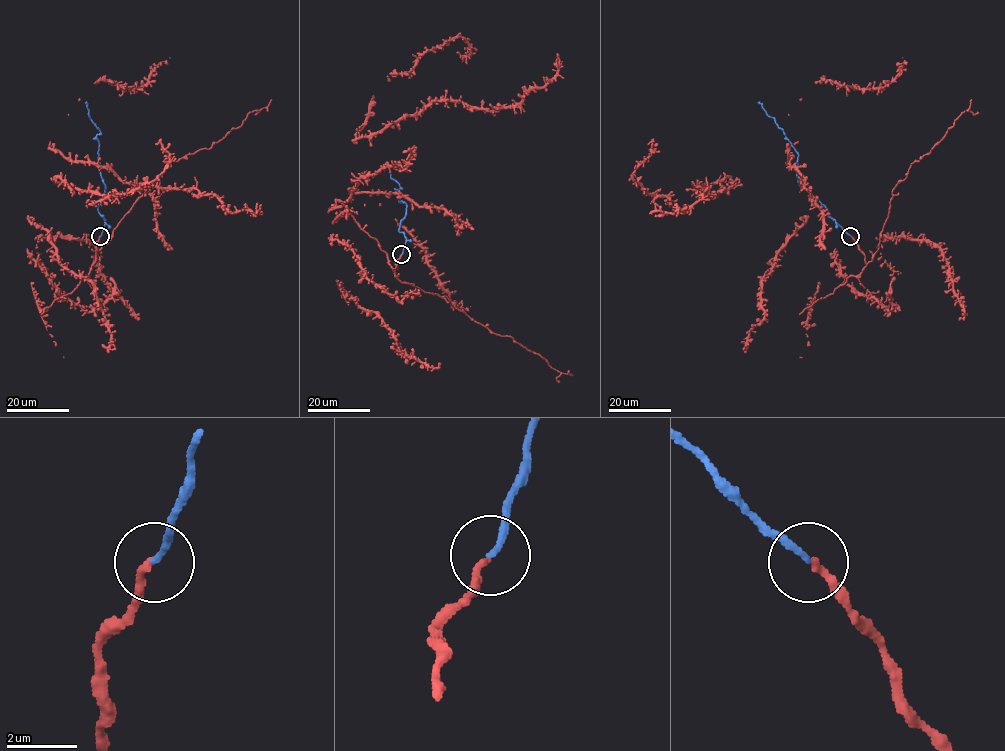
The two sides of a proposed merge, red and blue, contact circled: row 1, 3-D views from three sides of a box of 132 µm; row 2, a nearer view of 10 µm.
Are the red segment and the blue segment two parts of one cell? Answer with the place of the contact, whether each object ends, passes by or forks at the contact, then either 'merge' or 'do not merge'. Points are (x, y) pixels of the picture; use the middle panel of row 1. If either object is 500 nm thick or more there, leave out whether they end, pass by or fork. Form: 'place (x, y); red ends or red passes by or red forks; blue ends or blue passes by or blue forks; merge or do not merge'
place (401, 254); red ends; blue ends; merge

